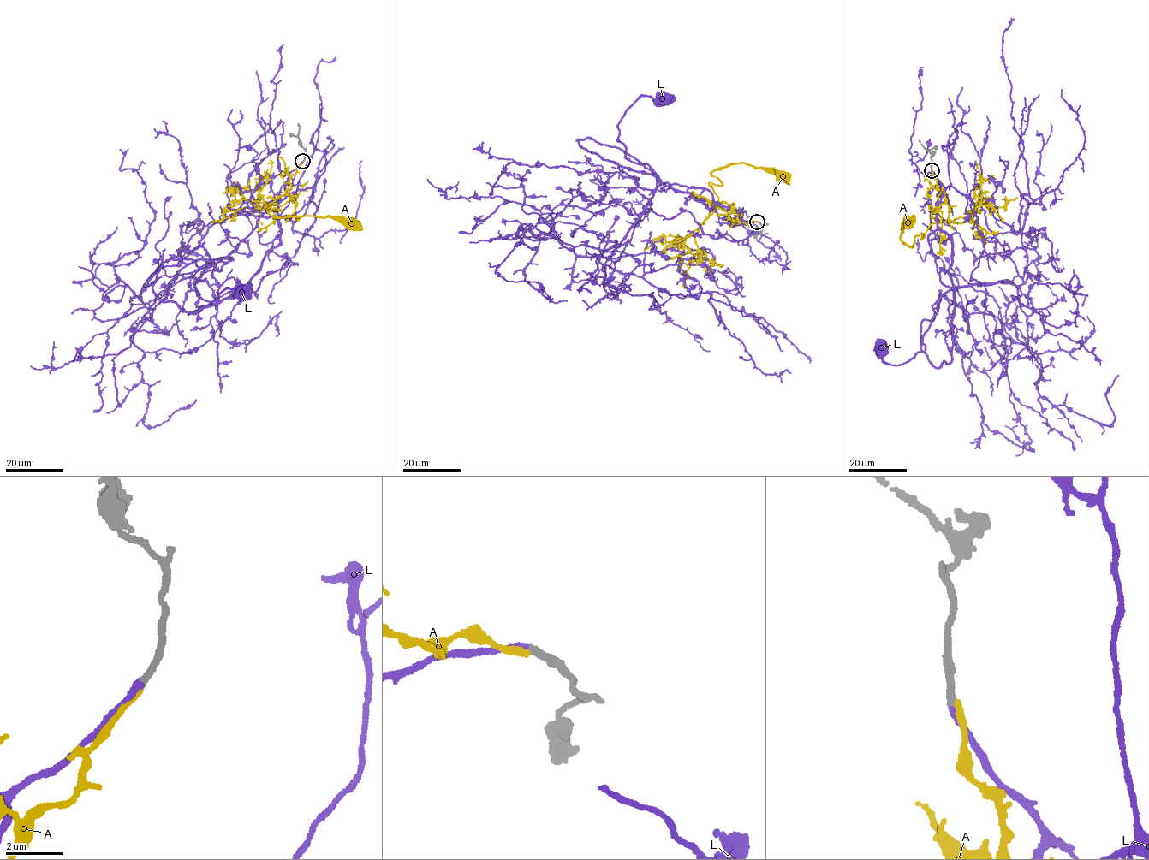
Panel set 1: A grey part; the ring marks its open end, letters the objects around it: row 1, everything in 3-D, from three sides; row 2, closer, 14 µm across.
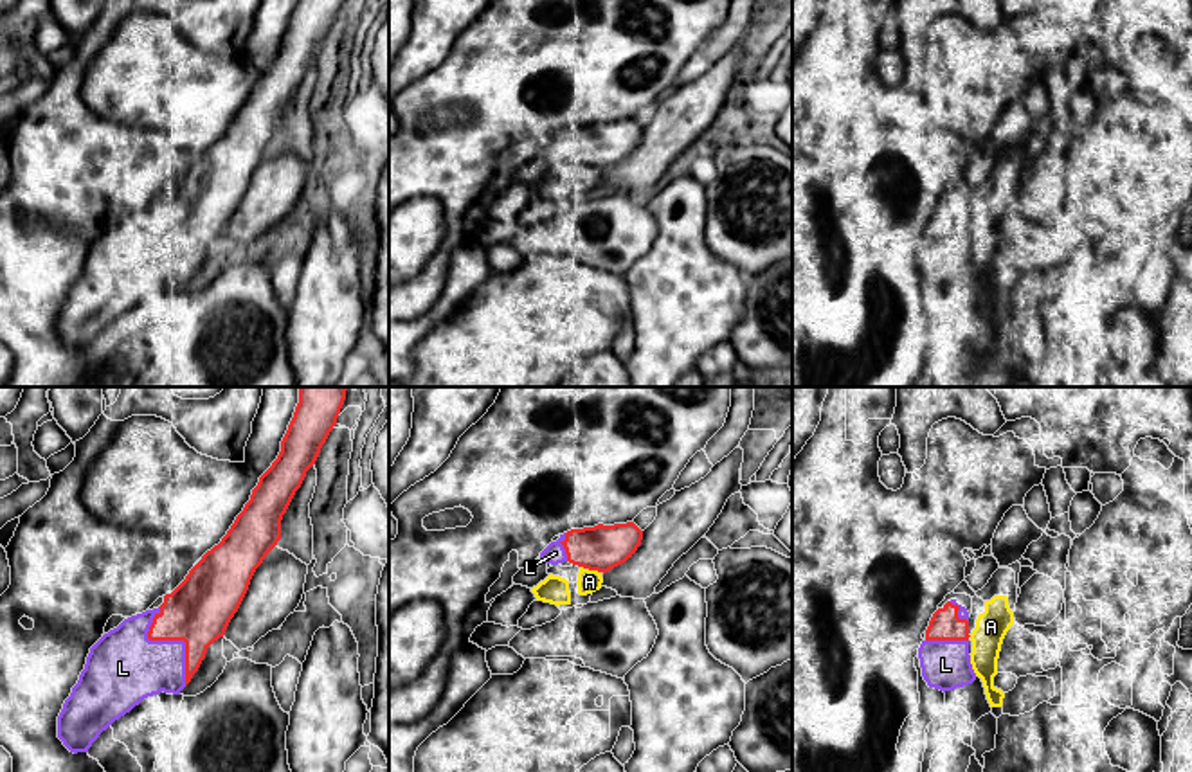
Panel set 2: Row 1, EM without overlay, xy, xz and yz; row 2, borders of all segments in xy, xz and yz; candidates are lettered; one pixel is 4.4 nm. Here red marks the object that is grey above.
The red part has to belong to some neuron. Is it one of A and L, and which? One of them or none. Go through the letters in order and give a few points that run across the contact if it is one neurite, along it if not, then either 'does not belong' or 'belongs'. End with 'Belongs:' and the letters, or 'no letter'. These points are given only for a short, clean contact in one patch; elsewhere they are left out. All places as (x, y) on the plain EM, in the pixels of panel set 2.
A: does not belong
L: belongs
Belongs: L

